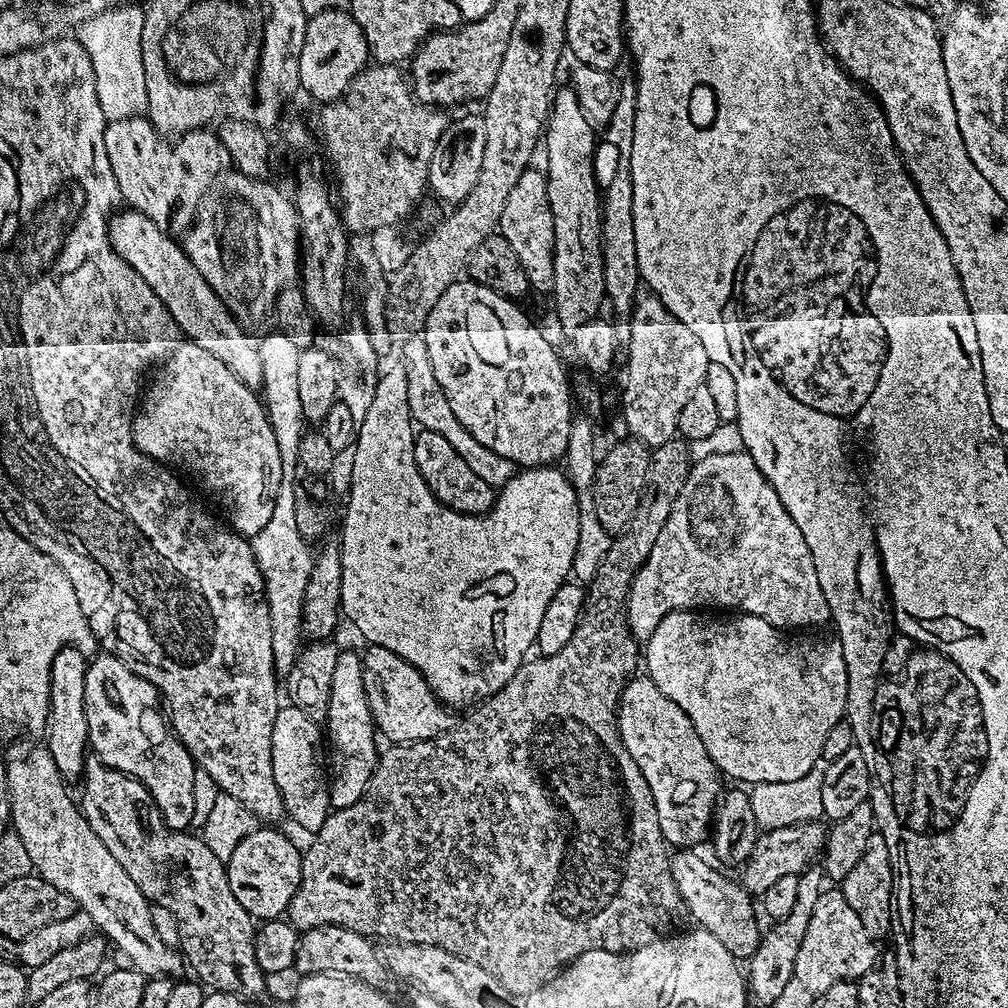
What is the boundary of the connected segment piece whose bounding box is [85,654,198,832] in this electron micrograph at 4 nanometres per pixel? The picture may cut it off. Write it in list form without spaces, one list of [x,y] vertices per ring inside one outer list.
[[[96,654],[91,657],[85,674],[85,710],[91,751],[103,760],[108,768],[116,768],[135,780],[141,780],[150,790],[158,810],[164,816],[165,824],[175,832],[183,832],[192,828],[194,774],[198,770],[198,765],[184,743],[176,737],[165,713],[161,709],[161,713],[156,709],[156,700],[158,704],[156,687],[146,682],[146,678],[134,674],[134,670],[126,666],[126,662],[111,654]]]

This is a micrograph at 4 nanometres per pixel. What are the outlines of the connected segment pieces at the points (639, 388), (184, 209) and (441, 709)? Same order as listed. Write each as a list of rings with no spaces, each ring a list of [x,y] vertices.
[[[640,294],[636,297],[636,302],[632,306],[632,315],[627,321],[628,327],[628,369],[624,372],[624,389],[620,392],[620,412],[624,415],[624,424],[628,427],[627,435],[629,437],[640,440],[643,444],[648,445],[649,449],[654,449],[662,446],[664,442],[670,442],[677,439],[678,433],[678,413],[682,410],[682,406],[686,402],[686,398],[690,398],[690,394],[694,394],[694,390],[704,383],[704,375],[710,363],[706,354],[706,346],[702,346],[702,342],[698,342],[698,337],[695,336],[694,330],[690,330],[690,326],[686,326],[686,322],[682,322],[678,318],[674,318],[674,314],[670,314],[670,310],[660,299],[651,294]]]
[[[147,115],[107,121],[104,129],[106,154],[110,158],[123,203],[146,214],[159,228],[169,233],[187,233],[208,189],[232,164],[228,147],[215,131],[208,131],[212,130],[185,132],[171,148]]]
[[[372,644],[369,652],[363,653],[364,661],[364,689],[366,698],[370,702],[372,718],[376,722],[379,735],[385,736],[385,741],[394,744],[408,744],[411,740],[425,740],[442,734],[454,723],[454,716],[451,716],[449,709],[445,707],[426,678],[410,662],[403,660],[398,654],[394,654],[389,648],[383,648],[380,644]]]

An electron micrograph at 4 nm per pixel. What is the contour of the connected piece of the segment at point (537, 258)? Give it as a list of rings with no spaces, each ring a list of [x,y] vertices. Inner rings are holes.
[[[530,166],[522,178],[518,178],[514,190],[510,190],[510,198],[506,198],[498,232],[510,242],[514,254],[518,254],[529,285],[535,291],[537,288],[544,294],[551,293],[554,286],[554,214],[548,197],[548,177],[541,169],[539,172],[536,166]]]

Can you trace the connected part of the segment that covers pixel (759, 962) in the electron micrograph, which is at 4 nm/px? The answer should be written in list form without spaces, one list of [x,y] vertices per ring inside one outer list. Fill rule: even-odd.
[[[809,866],[799,873],[798,898],[794,906],[779,917],[780,920],[772,929],[765,931],[760,938],[760,945],[746,960],[746,988],[751,999],[764,1006],[771,1006],[786,990],[786,986],[797,975],[796,963],[802,946],[802,938],[806,938],[806,926],[810,926],[810,918],[814,914],[814,906],[818,906],[820,893],[825,891],[826,877],[823,867]],[[748,964],[748,968],[747,968]]]

